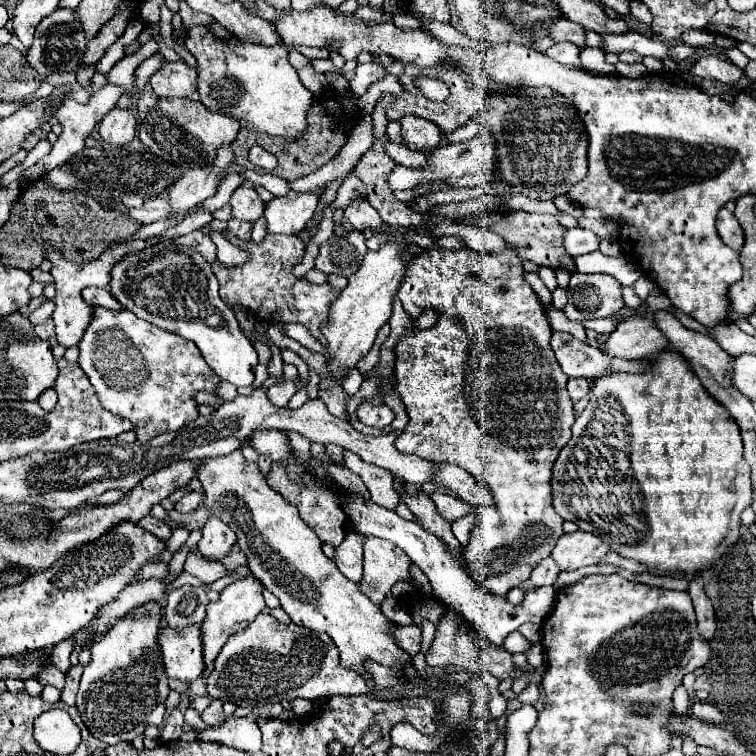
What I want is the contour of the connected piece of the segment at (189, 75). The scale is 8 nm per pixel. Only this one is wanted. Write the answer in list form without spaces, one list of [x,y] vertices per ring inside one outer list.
[[[168,62],[150,78],[152,92],[168,98],[188,98],[198,88],[198,72],[186,62]]]

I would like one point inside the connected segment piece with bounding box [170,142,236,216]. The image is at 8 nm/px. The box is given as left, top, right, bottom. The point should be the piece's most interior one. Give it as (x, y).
(197, 184)

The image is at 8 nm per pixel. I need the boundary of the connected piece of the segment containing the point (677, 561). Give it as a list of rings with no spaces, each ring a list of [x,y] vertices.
[[[660,352],[652,358],[654,364],[650,372],[644,374],[626,374],[626,372],[612,372],[606,376],[596,378],[592,396],[588,406],[580,416],[576,416],[576,422],[572,426],[572,438],[562,448],[554,462],[554,474],[552,474],[552,502],[554,510],[564,518],[572,520],[580,530],[604,530],[598,532],[600,538],[606,538],[610,542],[610,550],[616,552],[622,558],[632,558],[638,564],[646,566],[654,576],[666,576],[670,572],[682,572],[686,576],[700,574],[704,568],[714,566],[722,558],[722,554],[734,546],[740,538],[740,512],[750,506],[754,498],[754,490],[750,490],[750,464],[746,462],[742,454],[742,438],[738,424],[730,422],[732,416],[704,390],[698,376],[688,368],[686,360],[678,352]]]

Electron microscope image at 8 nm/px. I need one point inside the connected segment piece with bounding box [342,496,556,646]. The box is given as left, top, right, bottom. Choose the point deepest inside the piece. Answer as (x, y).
(496, 617)

